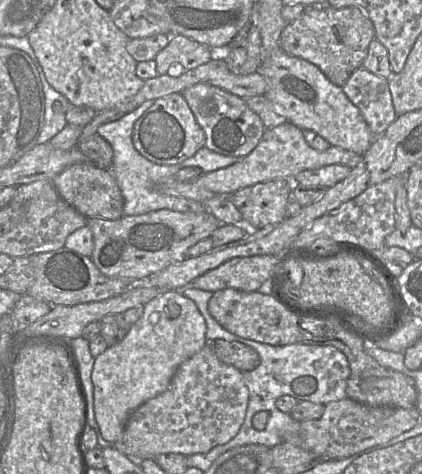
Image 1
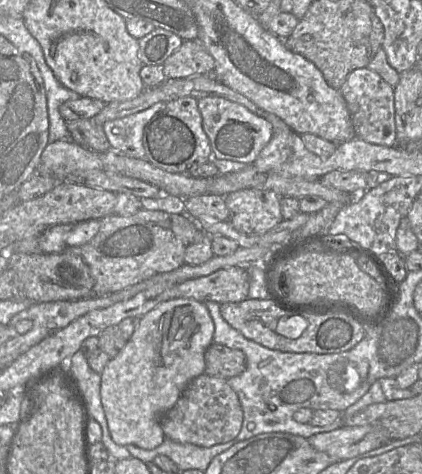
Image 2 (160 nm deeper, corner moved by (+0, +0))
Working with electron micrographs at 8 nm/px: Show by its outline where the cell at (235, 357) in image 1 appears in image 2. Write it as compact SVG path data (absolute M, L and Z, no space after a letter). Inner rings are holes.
M212 343L205 351L205 373L224 379L238 376L246 370L247 358L243 351Z

